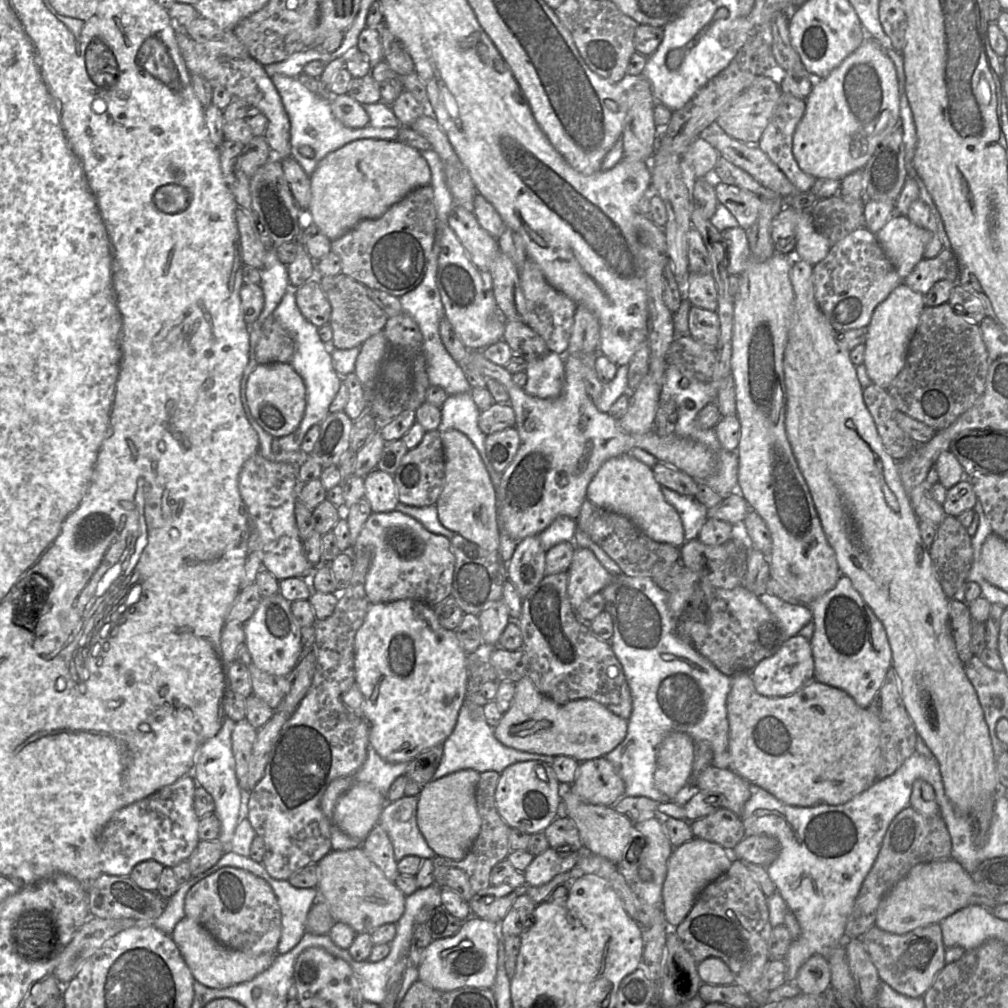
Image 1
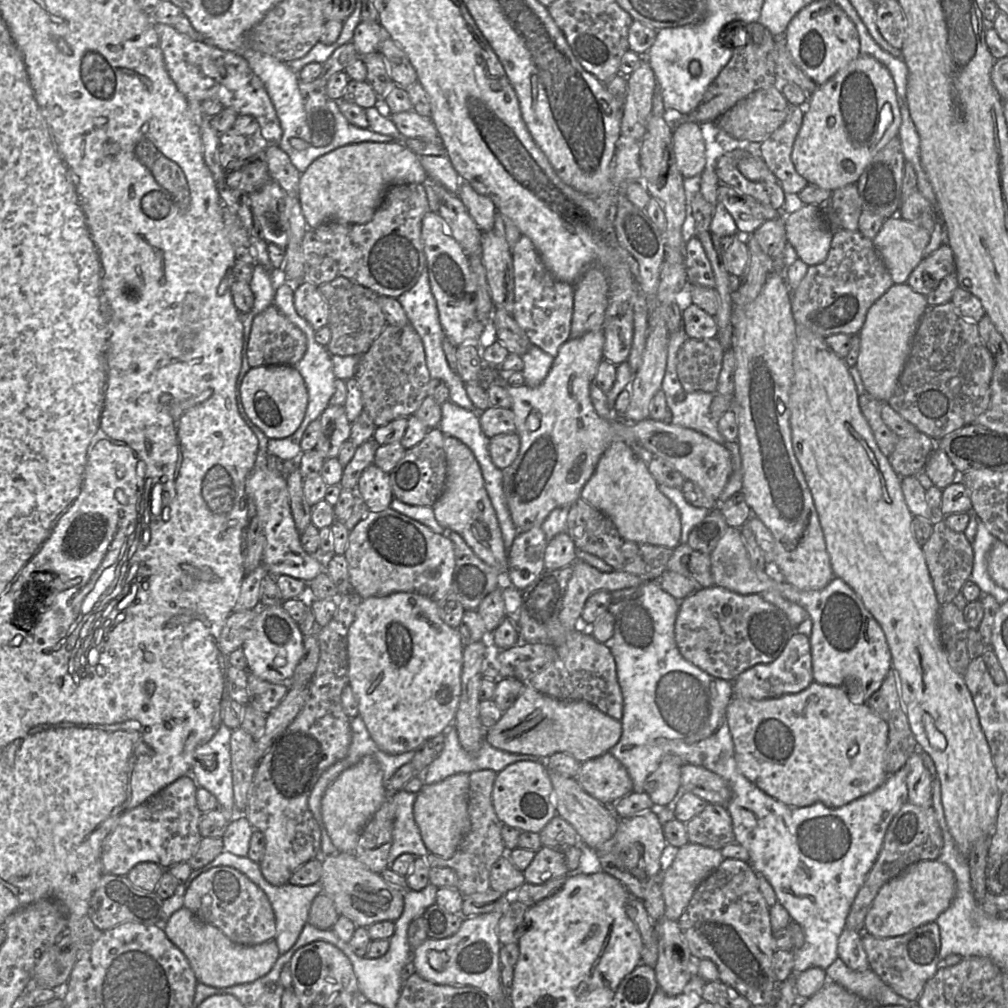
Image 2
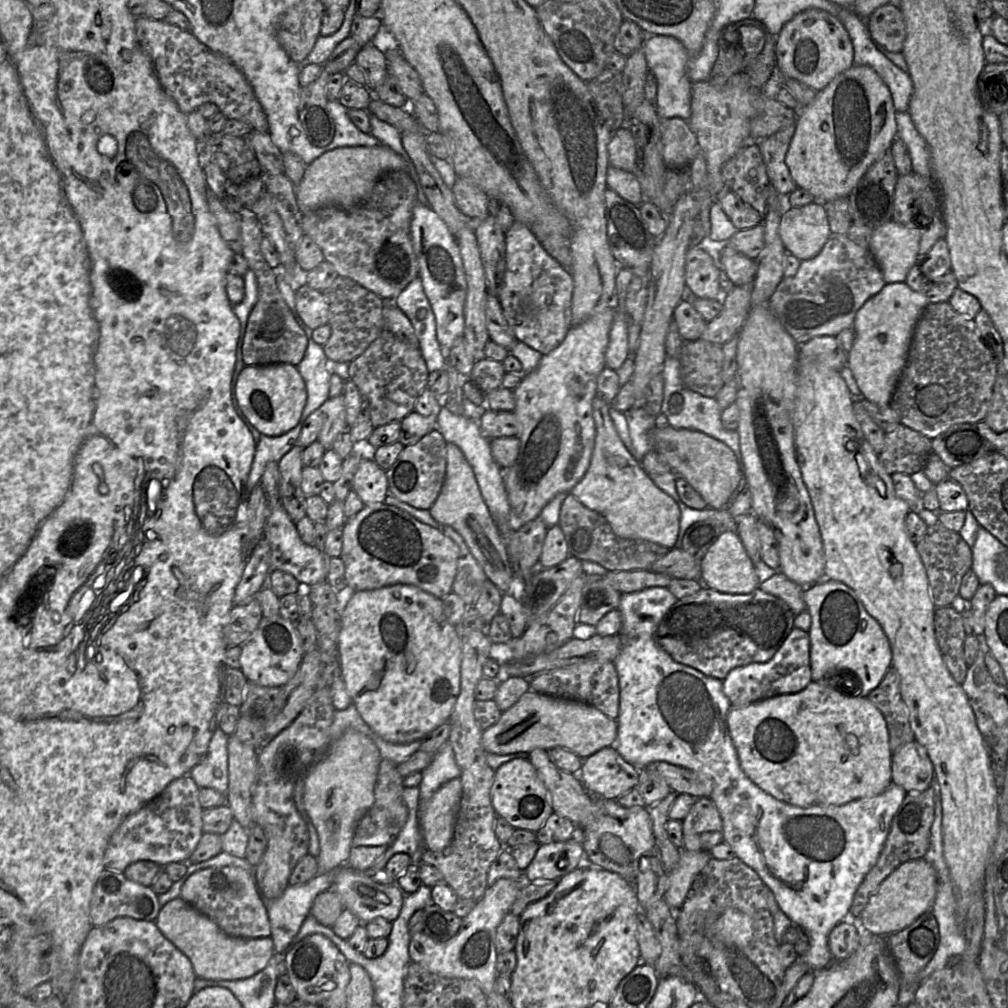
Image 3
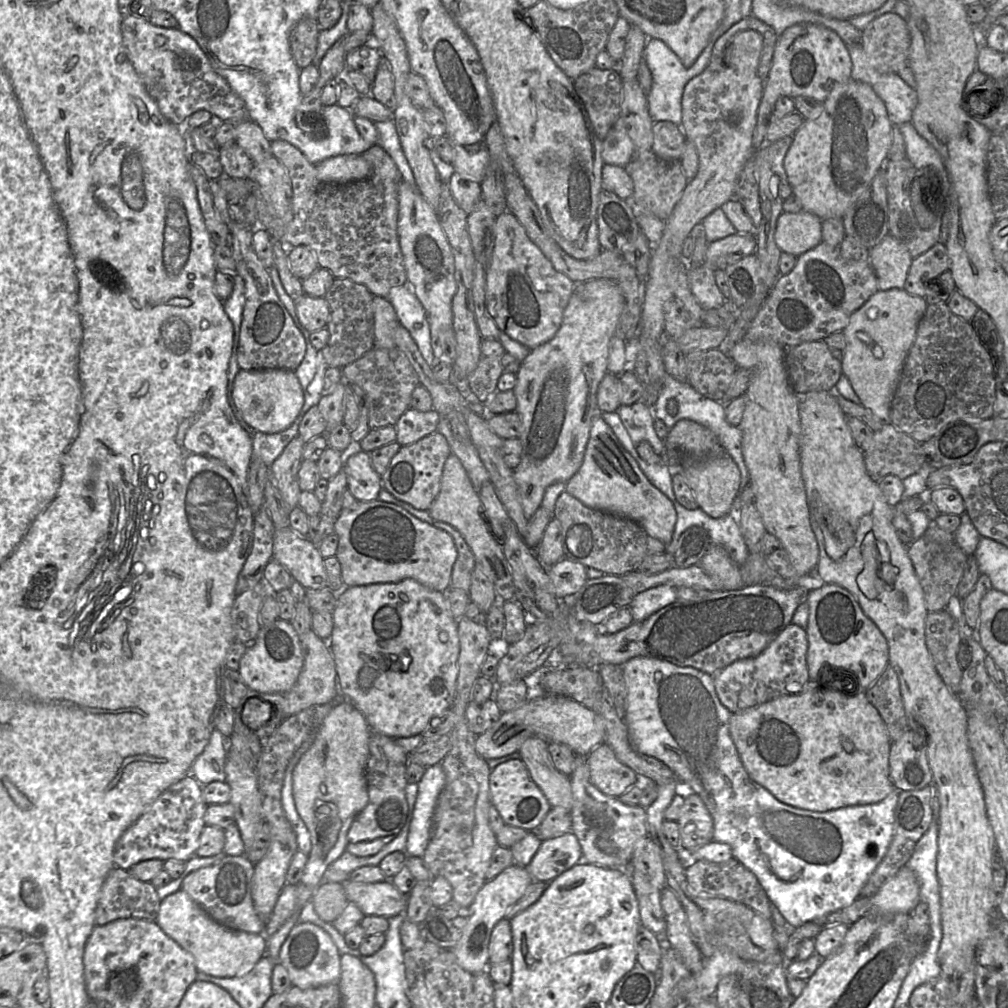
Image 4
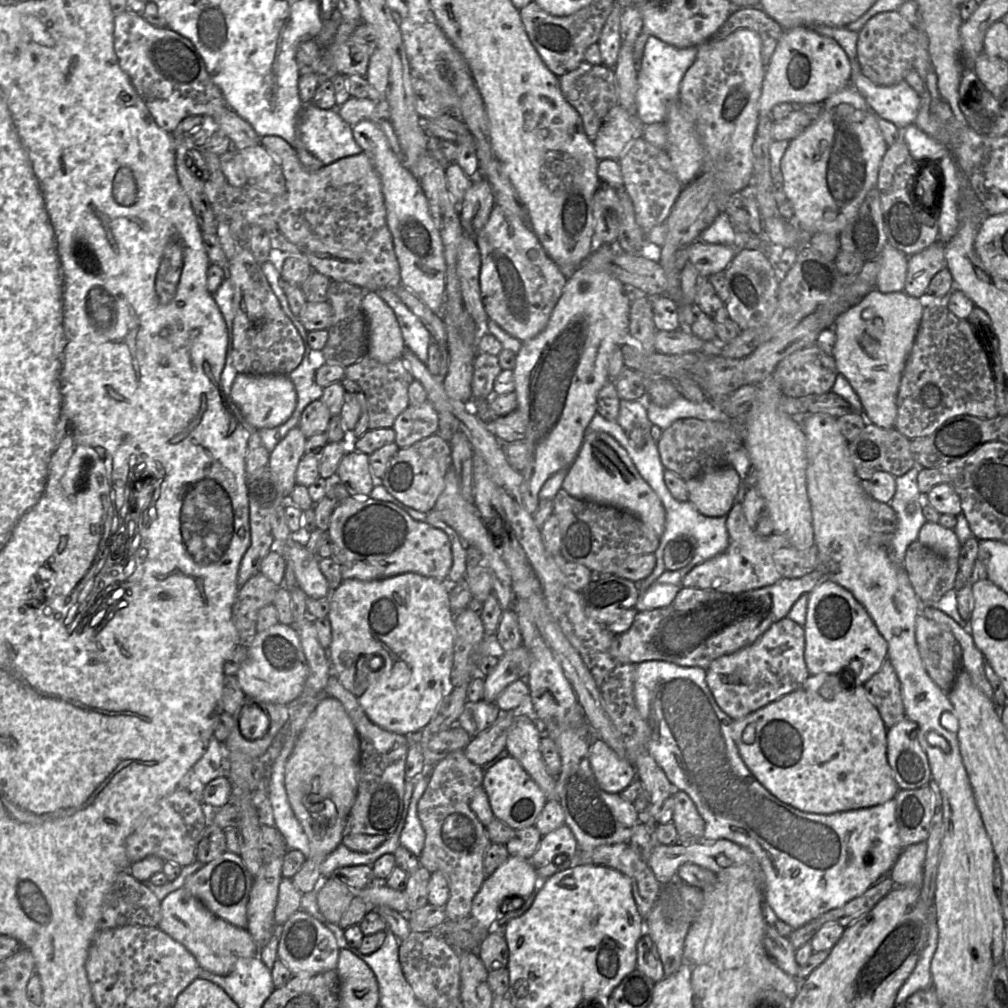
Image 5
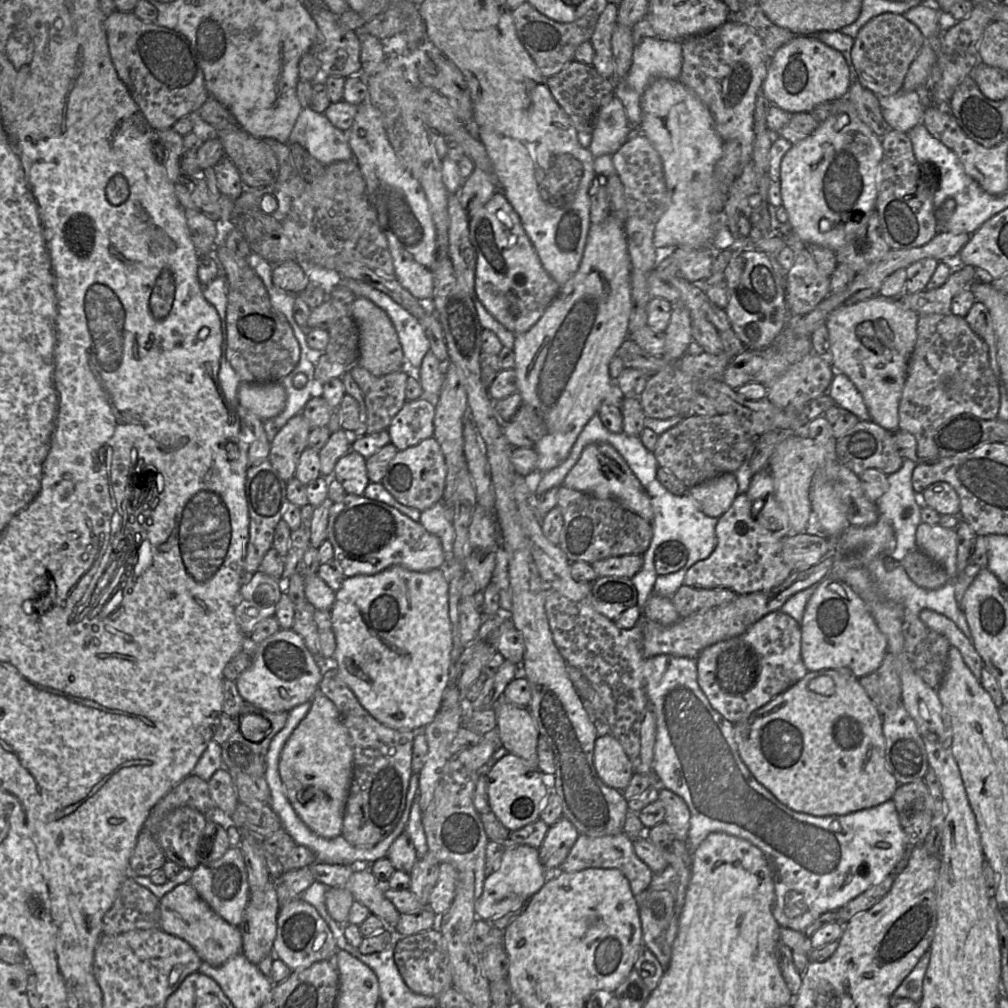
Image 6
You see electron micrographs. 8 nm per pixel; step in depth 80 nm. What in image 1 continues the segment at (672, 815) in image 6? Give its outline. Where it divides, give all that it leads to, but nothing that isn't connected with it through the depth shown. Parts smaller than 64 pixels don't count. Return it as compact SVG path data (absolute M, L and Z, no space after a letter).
M725 807L690 822L690 826L695 838L719 844L730 852L747 836L741 817Z

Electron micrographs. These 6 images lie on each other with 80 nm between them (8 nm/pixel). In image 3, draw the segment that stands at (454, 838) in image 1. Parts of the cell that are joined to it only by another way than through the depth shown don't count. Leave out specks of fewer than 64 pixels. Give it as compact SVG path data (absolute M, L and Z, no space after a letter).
M454 778L442 785L430 799L420 801L418 821L426 849L442 852L450 845L461 795L461 780Z

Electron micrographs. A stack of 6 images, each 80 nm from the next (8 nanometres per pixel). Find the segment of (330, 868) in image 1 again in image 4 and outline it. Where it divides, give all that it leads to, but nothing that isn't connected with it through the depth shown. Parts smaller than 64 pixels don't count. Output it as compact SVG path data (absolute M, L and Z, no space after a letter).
M390 880L378 883L342 883L349 902L354 903L364 916L391 918L405 911L407 898Z

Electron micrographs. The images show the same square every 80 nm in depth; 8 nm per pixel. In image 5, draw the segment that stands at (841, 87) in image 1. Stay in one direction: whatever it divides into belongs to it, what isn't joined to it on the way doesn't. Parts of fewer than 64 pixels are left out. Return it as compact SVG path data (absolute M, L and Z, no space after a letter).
M850 84L828 97L824 101L823 112L790 141L781 160L784 192L792 203L799 227L813 235L821 232L839 235L857 216L867 193L877 187L880 166L887 148L877 115L854 86Z

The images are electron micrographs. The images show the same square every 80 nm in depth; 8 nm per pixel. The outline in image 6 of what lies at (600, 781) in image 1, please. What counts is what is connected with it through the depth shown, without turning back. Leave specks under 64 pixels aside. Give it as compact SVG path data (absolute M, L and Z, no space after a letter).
M610 733L598 736L595 741L594 766L605 785L621 792L635 773L623 747Z

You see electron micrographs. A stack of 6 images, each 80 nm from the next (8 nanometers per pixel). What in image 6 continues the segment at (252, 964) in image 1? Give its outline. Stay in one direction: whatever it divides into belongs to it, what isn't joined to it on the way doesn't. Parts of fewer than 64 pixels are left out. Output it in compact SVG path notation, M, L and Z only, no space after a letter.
M189 884L175 887L159 900L161 929L191 945L200 959L211 966L220 966L229 958L242 952L239 927L233 926L216 914Z

